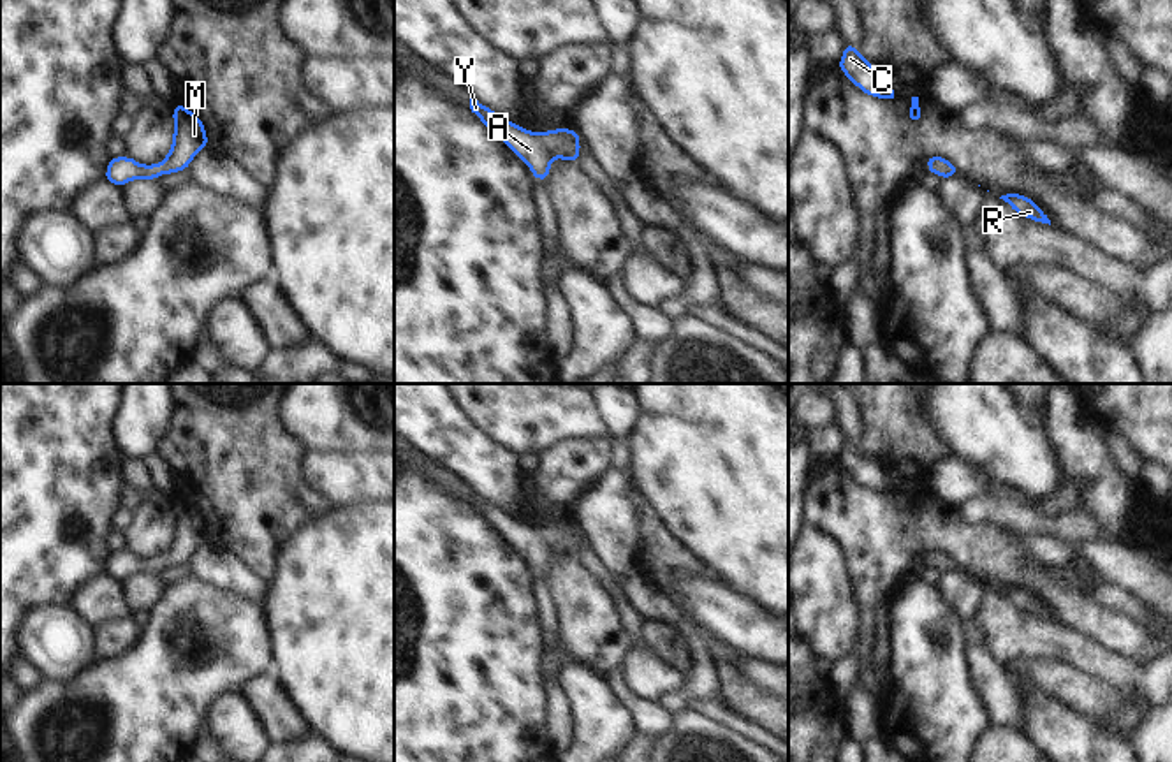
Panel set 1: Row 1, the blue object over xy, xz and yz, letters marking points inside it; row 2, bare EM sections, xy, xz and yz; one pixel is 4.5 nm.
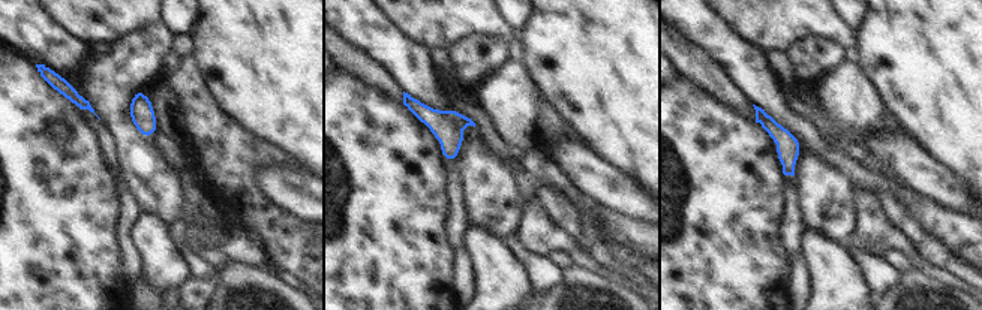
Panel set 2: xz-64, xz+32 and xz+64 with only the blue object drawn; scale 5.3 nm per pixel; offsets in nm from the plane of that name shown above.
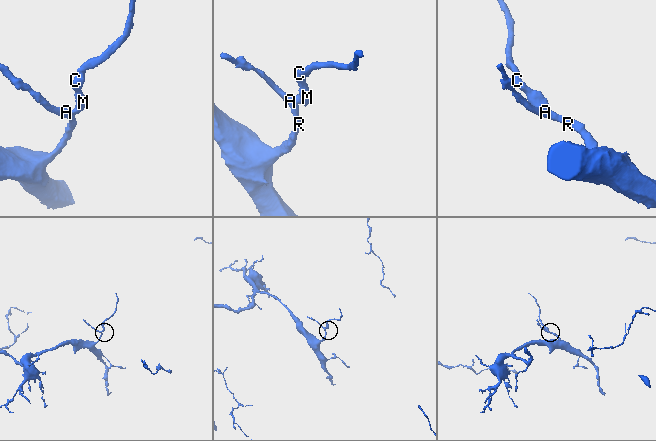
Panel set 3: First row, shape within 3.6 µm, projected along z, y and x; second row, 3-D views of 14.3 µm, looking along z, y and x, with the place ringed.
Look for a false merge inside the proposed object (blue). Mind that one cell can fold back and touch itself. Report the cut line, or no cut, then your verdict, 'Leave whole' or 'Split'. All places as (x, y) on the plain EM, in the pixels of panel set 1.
No split. Leave whole.

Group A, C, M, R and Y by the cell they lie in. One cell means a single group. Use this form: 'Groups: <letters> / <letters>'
Groups: A C M R Y.

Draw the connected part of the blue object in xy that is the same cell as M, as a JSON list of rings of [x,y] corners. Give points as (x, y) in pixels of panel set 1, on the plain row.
[[[178,496],[172,500],[172,517],[172,539],[160,558],[144,560],[132,551],[111,551],[102,574],[121,582],[134,574],[155,575],[162,568],[187,565],[195,549],[209,539],[204,514]]]

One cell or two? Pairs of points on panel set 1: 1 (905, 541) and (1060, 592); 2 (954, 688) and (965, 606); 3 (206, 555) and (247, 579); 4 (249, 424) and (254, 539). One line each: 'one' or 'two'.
1: one
2: two
3: one
4: one

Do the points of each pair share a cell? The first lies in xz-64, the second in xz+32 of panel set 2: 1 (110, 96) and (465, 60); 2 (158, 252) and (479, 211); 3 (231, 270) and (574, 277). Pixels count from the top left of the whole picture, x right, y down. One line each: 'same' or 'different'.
1: same
2: different
3: same

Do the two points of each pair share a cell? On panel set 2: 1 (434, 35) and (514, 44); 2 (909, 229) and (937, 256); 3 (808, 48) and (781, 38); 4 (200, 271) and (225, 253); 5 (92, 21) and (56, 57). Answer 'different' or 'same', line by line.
1: different
2: same
3: different
4: different
5: different

